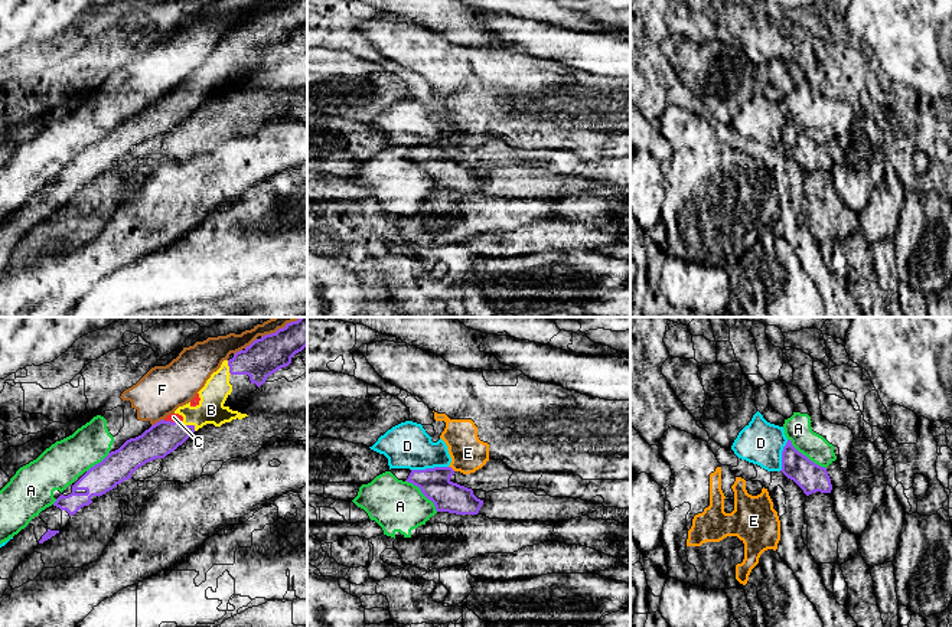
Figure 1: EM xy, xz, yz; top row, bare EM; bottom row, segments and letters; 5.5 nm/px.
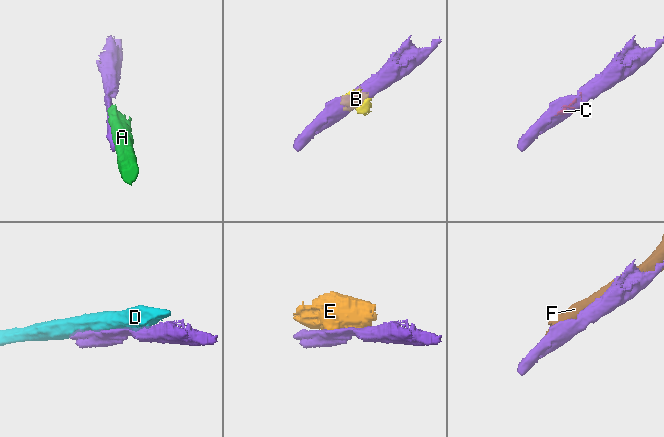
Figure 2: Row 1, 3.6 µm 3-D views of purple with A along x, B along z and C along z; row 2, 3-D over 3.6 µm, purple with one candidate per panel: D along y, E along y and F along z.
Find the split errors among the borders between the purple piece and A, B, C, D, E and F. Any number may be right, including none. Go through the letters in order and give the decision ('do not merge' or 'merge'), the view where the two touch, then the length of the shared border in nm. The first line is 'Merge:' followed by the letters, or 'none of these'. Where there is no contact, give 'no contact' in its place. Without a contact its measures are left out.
Merge: B, C
A: do not merge | yz | 280 nm
B: merge | xy | 90 nm
C: merge | xy | 110 nm
D: do not merge | xz | 200 nm
E: do not merge | xz | 50 nm
F: do not merge | xy | 90 nm

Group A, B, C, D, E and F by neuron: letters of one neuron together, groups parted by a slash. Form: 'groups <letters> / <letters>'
groups A F / B C / D / E

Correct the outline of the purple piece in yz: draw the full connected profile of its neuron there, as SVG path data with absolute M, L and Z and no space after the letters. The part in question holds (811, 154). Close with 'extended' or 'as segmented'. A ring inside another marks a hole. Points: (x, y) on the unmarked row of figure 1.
M788 117L782 128L782 147L788 156L793 157L806 173L821 169L831 170L832 161L825 144L811 138L799 130Z | as segmented

